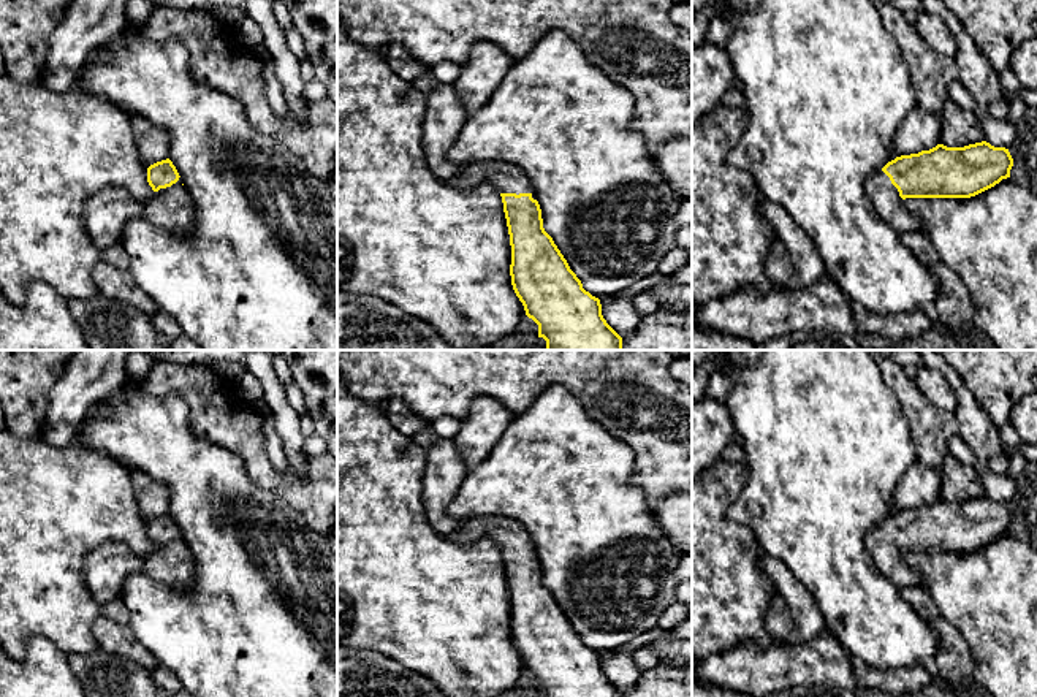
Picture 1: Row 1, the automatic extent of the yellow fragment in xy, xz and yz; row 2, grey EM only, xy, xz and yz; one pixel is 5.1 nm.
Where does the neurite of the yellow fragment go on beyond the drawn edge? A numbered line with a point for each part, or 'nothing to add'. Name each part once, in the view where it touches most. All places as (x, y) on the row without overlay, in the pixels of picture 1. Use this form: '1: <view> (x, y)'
1: xz (507, 534)

